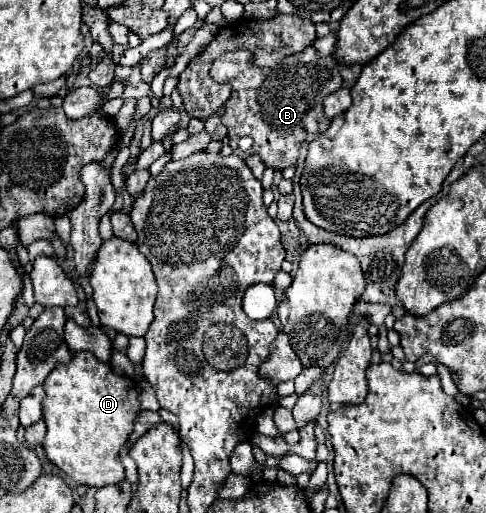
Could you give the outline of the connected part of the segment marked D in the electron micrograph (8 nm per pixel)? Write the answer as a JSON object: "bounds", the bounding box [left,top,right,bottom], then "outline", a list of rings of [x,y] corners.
{"bounds":[44,352,140,488],"outline":[[[76,352],[66,364],[58,364],[44,380],[44,422],[48,434],[44,450],[52,464],[56,464],[72,480],[104,488],[124,480],[124,466],[120,462],[120,448],[134,430],[134,420],[140,412],[138,392],[134,382],[118,376],[112,368],[90,352]]]}

